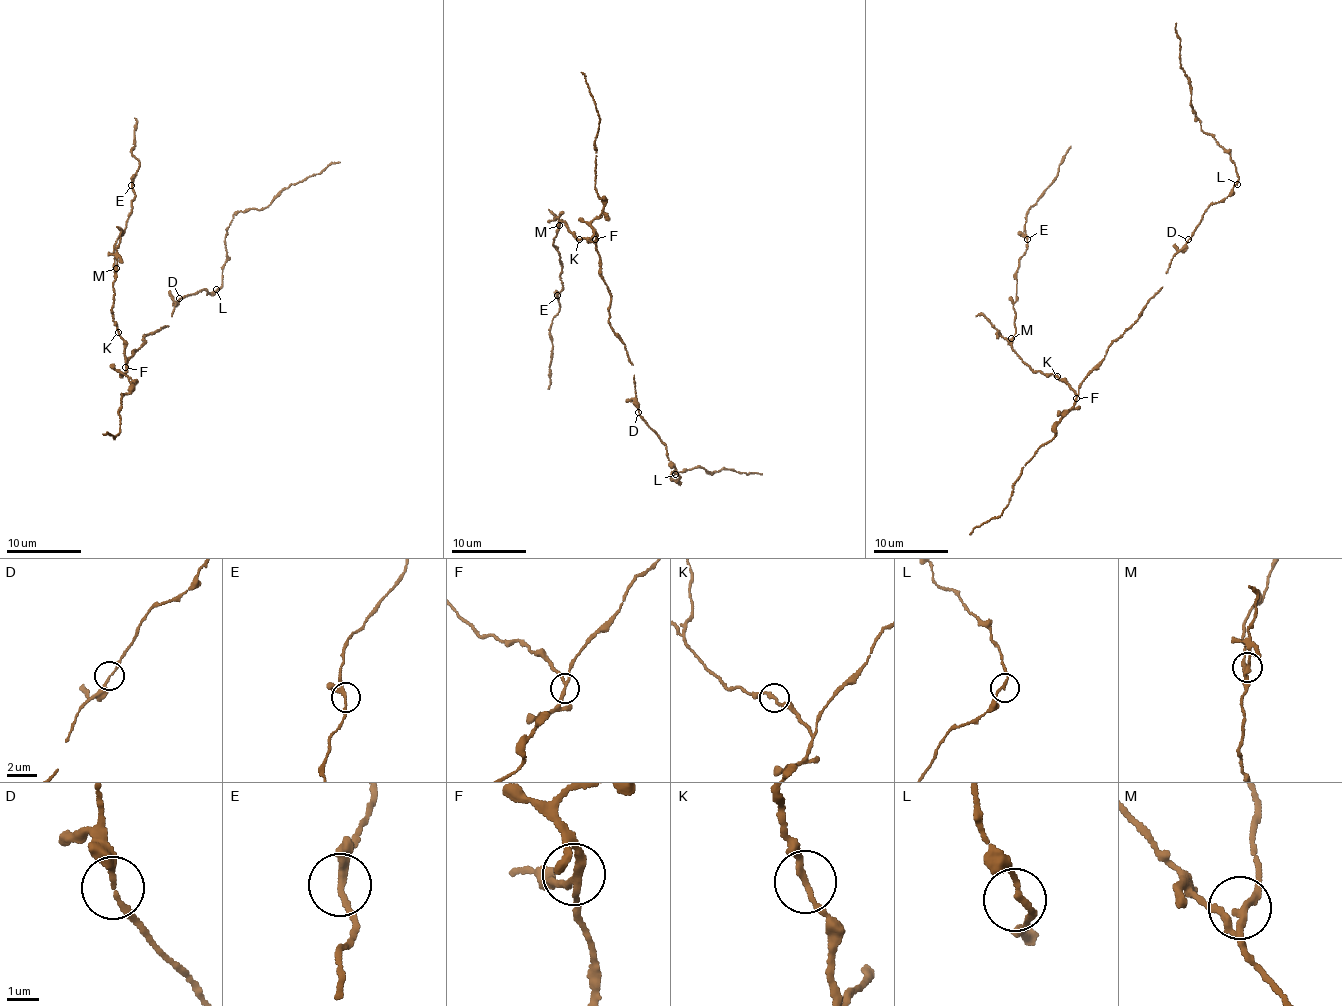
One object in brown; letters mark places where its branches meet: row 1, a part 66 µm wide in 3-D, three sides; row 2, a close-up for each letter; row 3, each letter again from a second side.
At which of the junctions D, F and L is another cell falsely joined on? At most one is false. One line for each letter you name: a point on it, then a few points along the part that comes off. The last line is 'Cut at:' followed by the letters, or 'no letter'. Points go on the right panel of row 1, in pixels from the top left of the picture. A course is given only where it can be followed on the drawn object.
F: Place: (1076, 398). Course of the part to remove: (1076, 397), (1066, 381), (1033, 370), (1011, 346), (1027, 210), (1049, 185), (1070, 146)
Cut at: F

